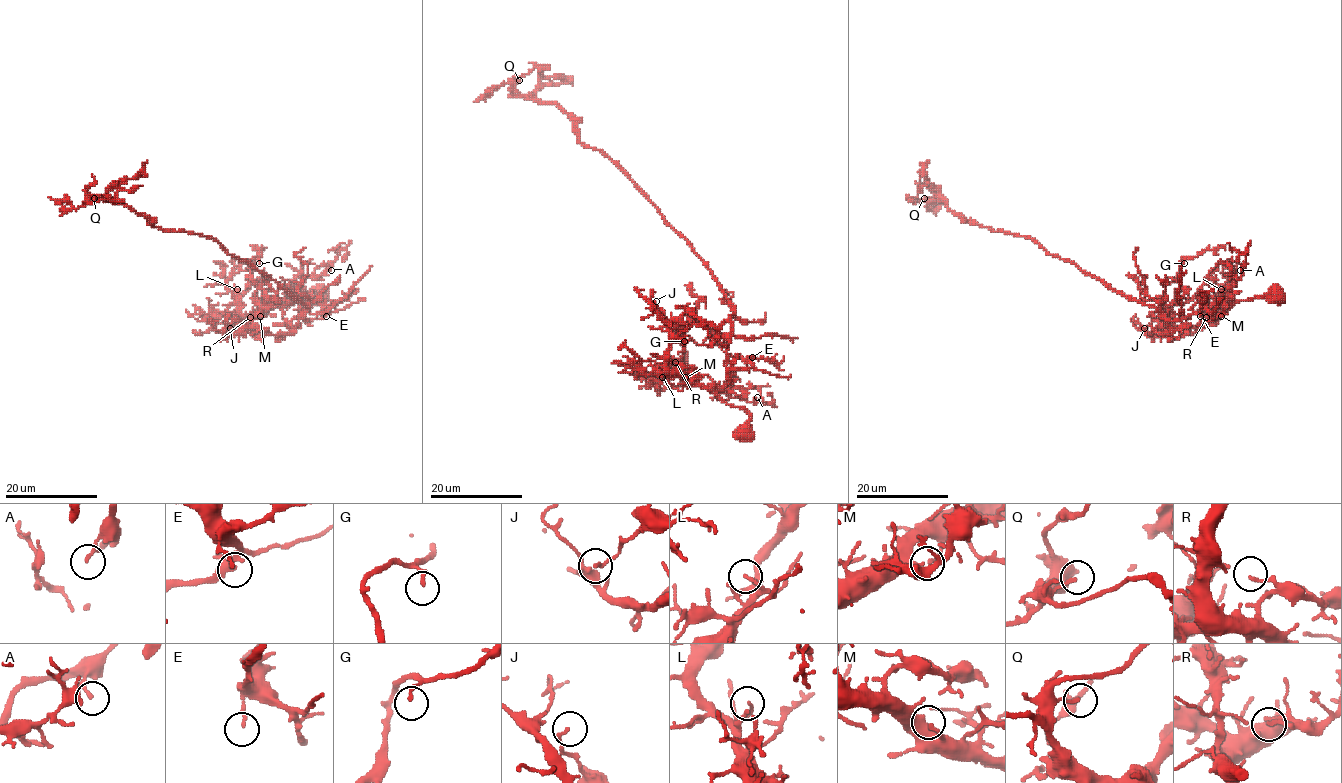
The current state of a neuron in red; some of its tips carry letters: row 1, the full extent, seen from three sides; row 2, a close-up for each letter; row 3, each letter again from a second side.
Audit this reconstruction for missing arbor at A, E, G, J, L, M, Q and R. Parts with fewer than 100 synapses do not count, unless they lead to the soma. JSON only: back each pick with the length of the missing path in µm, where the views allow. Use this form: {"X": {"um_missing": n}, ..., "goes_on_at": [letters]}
{"G": {"um_missing": 25}, "goes_on_at": ["G"]}

